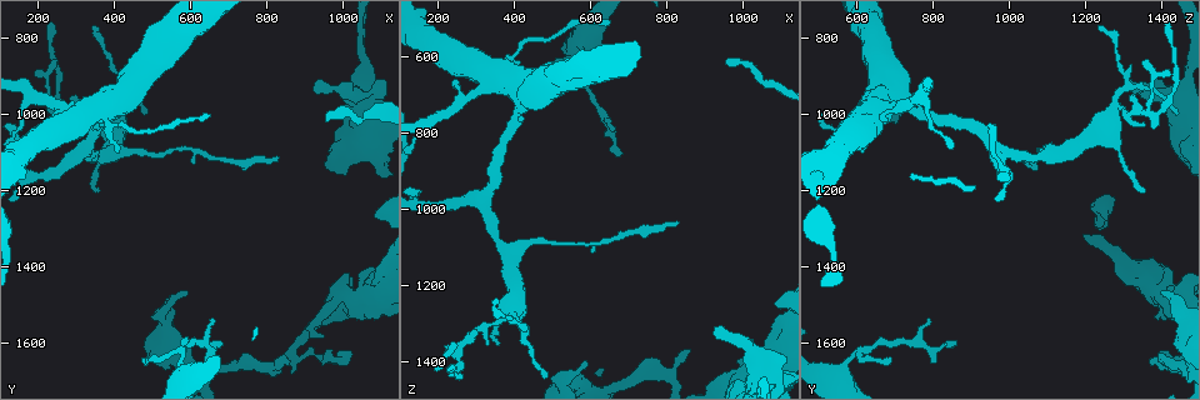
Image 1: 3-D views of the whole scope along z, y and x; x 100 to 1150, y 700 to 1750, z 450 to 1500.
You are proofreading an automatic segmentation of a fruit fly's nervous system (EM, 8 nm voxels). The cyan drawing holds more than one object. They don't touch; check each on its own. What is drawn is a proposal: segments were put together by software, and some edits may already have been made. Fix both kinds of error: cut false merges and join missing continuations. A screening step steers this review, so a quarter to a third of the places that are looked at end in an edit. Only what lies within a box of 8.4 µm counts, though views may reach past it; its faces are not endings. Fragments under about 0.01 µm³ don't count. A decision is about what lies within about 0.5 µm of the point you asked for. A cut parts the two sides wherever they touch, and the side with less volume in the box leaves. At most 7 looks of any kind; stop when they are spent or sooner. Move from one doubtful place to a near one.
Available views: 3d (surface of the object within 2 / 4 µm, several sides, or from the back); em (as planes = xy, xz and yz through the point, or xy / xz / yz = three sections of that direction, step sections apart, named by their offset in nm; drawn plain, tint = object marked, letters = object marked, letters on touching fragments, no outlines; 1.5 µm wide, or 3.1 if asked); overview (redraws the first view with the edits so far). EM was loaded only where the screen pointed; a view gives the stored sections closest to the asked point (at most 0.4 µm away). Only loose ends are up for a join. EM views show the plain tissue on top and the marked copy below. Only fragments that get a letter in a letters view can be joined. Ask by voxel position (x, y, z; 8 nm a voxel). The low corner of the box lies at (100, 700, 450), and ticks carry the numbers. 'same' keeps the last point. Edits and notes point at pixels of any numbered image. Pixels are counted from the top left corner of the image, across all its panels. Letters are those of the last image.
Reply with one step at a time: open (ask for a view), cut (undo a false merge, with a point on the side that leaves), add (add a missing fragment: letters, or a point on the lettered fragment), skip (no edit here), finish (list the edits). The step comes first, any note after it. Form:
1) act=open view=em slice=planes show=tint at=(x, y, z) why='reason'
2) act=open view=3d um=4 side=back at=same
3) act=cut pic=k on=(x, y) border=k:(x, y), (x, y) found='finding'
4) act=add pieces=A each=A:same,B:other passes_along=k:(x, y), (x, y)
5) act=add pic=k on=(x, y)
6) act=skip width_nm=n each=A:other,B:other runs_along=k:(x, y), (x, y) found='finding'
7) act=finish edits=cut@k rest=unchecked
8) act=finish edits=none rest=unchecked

act=open view=em slice=planes show=letters at=(1015, 1475, 1435) why='thick turns thin'

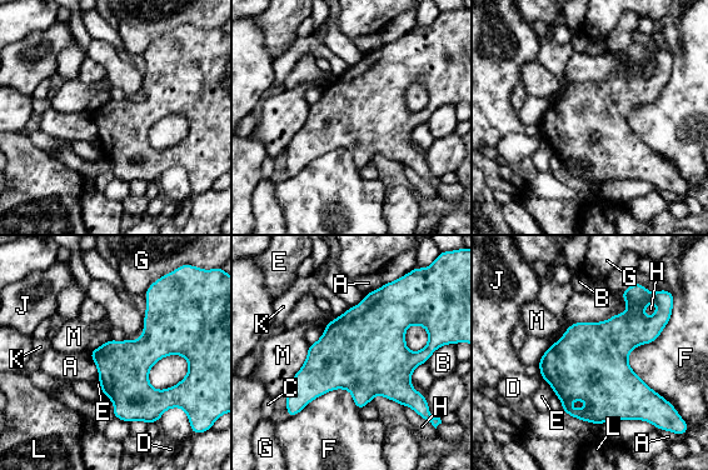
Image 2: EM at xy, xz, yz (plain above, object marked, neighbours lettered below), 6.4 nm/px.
act=skip each=A:other,B:other,C:other,D:other,E:other,F:other,G:other,H:other,J:other,K:other,L:other,M:other found='all the same neuron'

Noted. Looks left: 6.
act=open view=em slice=planes show=letters at=(765, 1640, 1390) why='an open end'

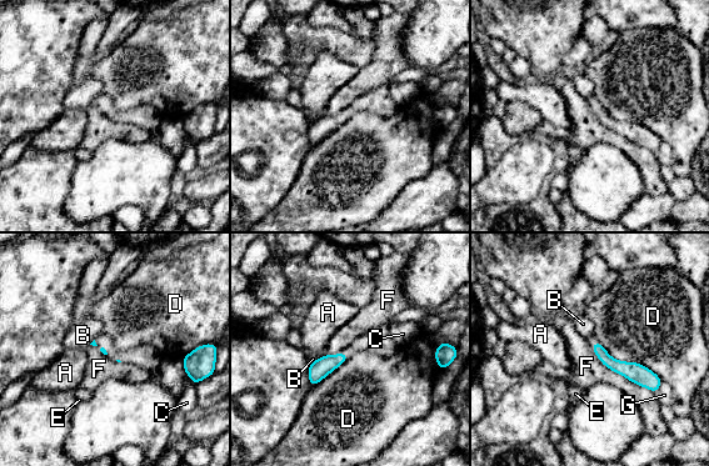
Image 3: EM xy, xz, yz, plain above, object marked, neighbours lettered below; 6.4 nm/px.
act=skip longest_contact=F:500nm each=A:other,B:other,C:other,D:other,E:other,F:other,G:other border=3:(590, 347), (605, 366), (654, 394) found='no lettered fragment goes on from it'

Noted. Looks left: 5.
act=open view=em slice=planes show=letters at=(920, 930, 1315) why='branch stops here'

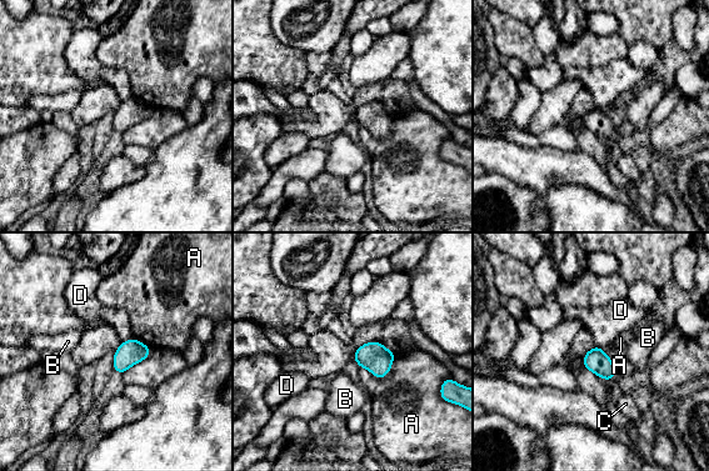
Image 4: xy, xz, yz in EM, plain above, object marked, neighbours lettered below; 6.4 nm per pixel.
act=skip each=A:other,B:other,C:other,D:other border=4:(133, 337), (121, 342) found='no lettered fragment goes on from it'

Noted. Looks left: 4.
act=finish edits=none rest=unchecked

